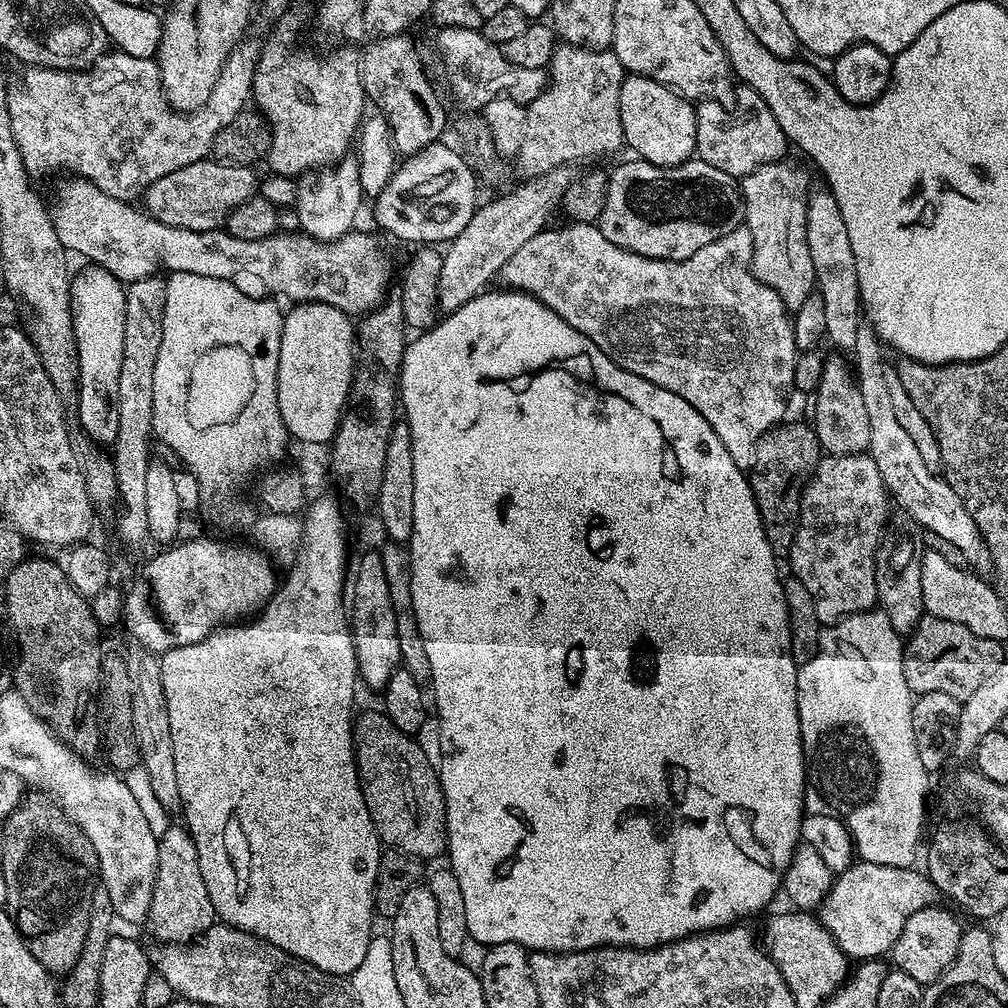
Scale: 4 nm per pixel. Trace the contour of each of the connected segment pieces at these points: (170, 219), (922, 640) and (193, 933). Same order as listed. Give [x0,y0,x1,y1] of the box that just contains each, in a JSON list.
[[142,158,258,232],[904,614,1002,698],[147,827,217,946]]

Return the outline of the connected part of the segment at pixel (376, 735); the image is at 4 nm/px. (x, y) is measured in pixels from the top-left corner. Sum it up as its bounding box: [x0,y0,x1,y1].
[354,710,448,862]

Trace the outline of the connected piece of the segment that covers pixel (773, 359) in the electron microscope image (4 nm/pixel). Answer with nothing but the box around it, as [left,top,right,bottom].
[499,222,798,470]

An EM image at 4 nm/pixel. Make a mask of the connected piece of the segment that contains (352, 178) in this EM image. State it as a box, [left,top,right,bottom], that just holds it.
[294,157,364,242]

